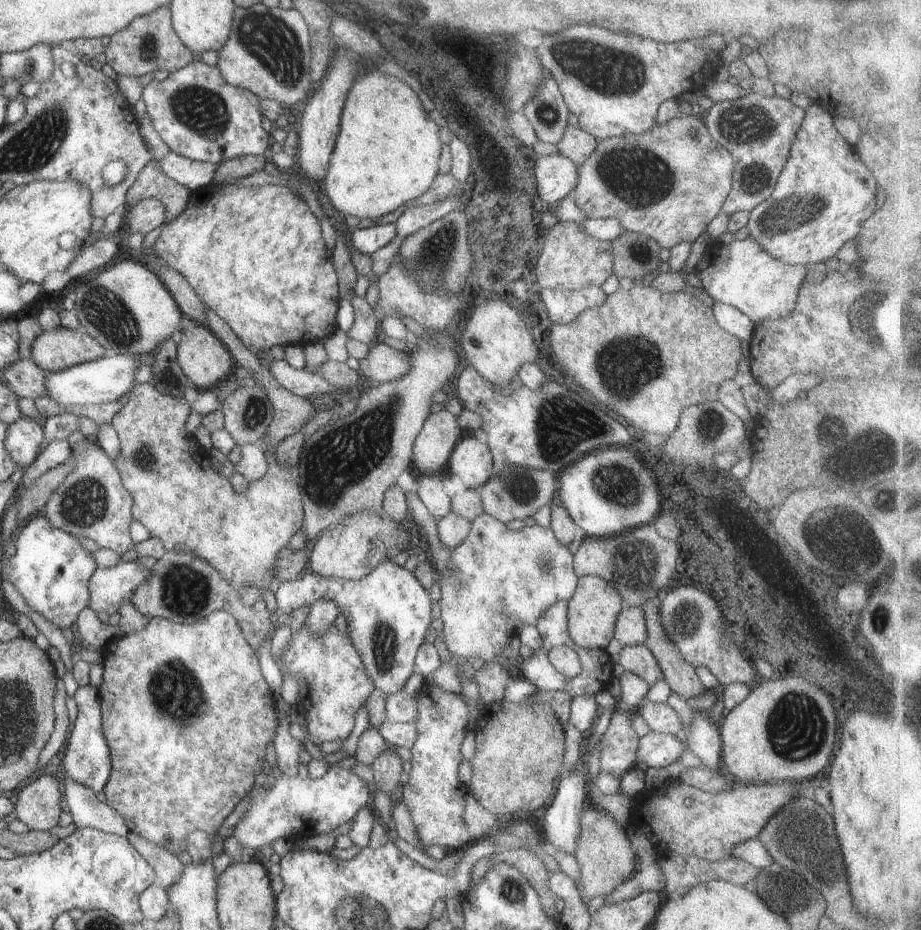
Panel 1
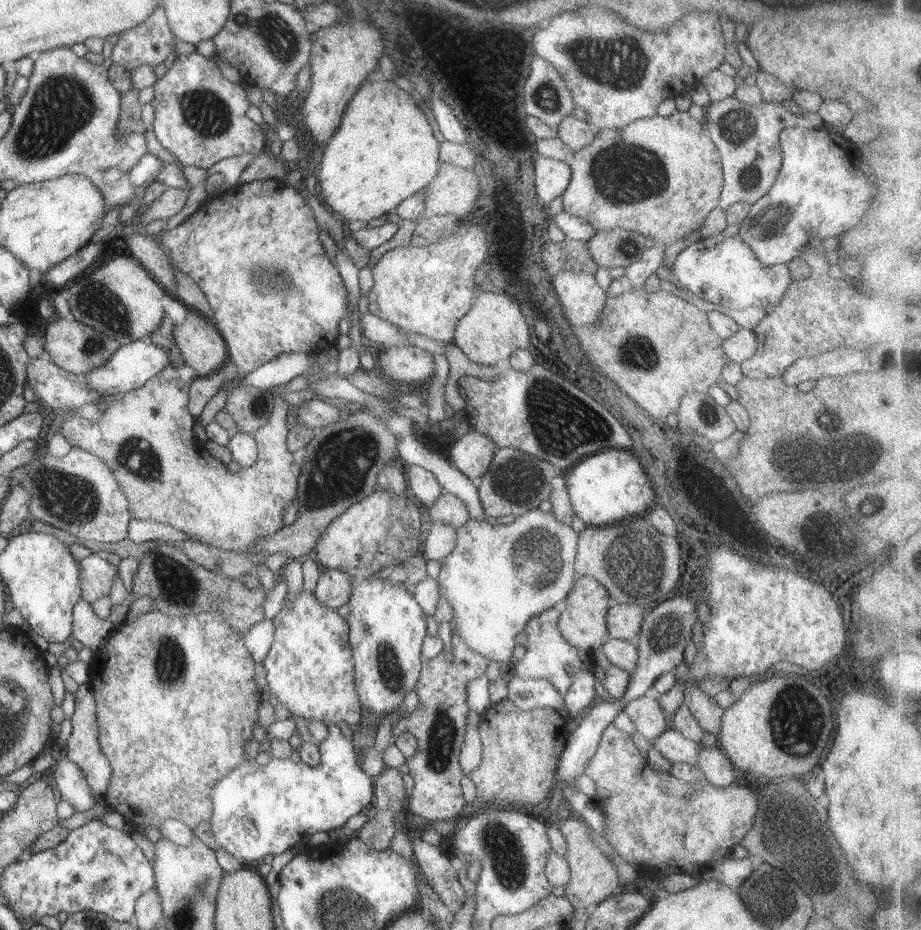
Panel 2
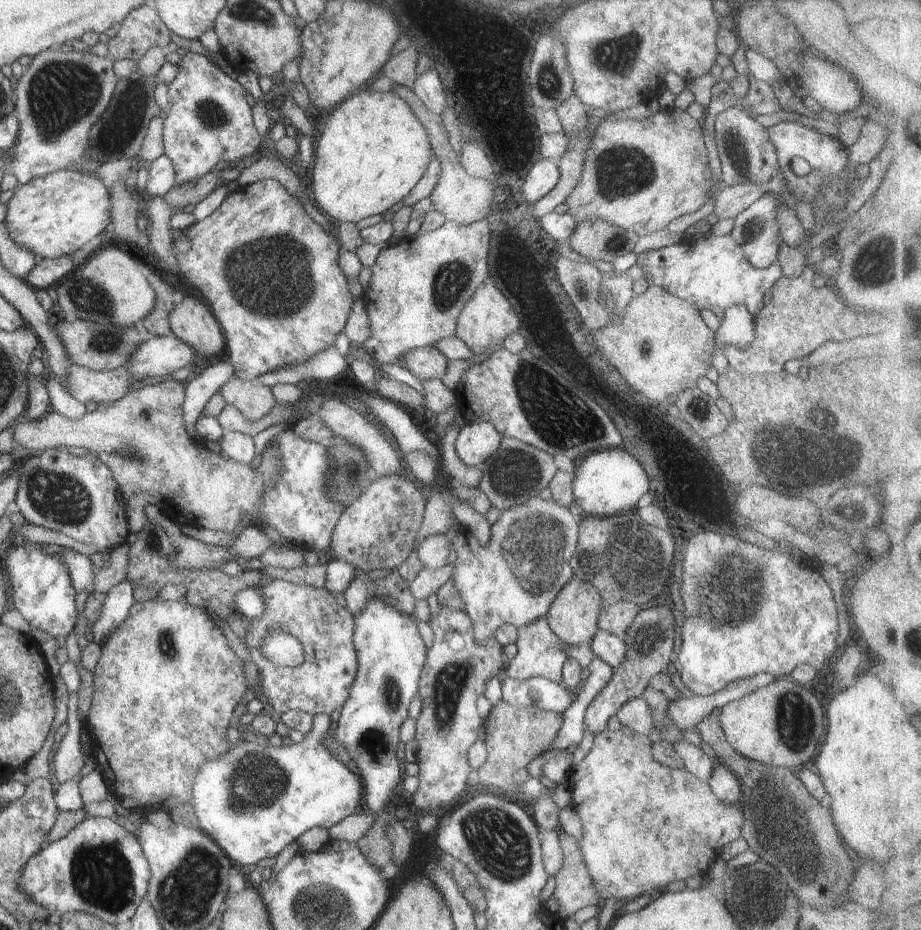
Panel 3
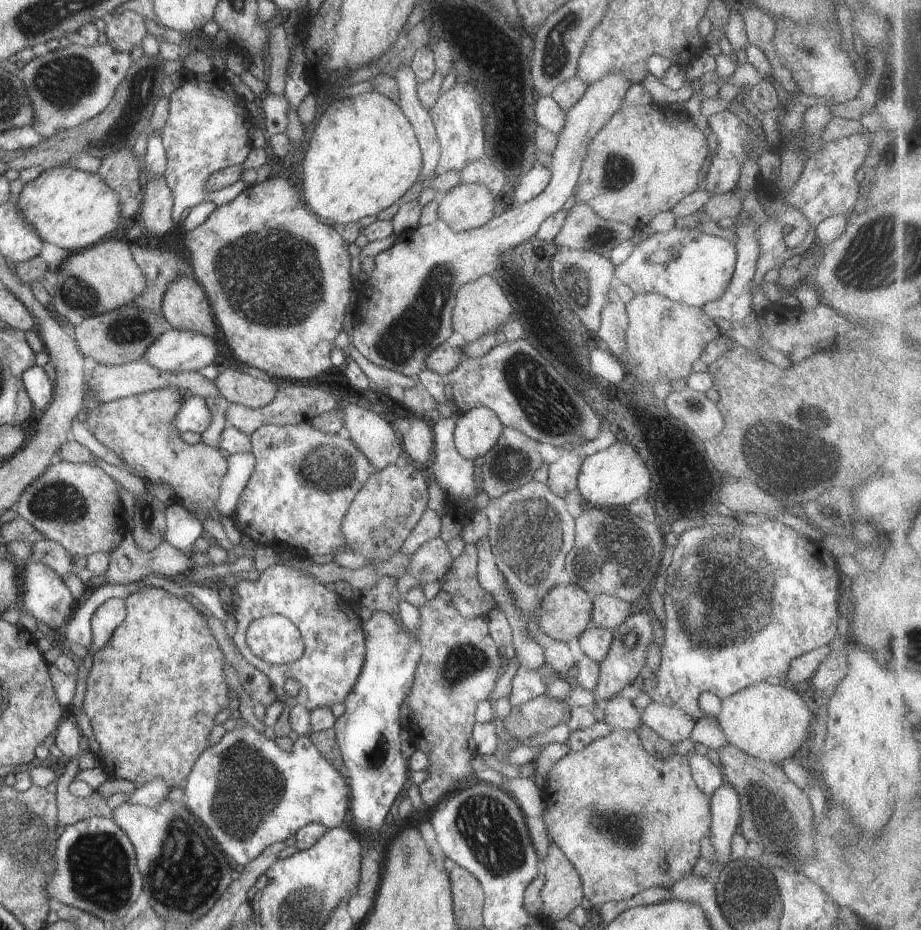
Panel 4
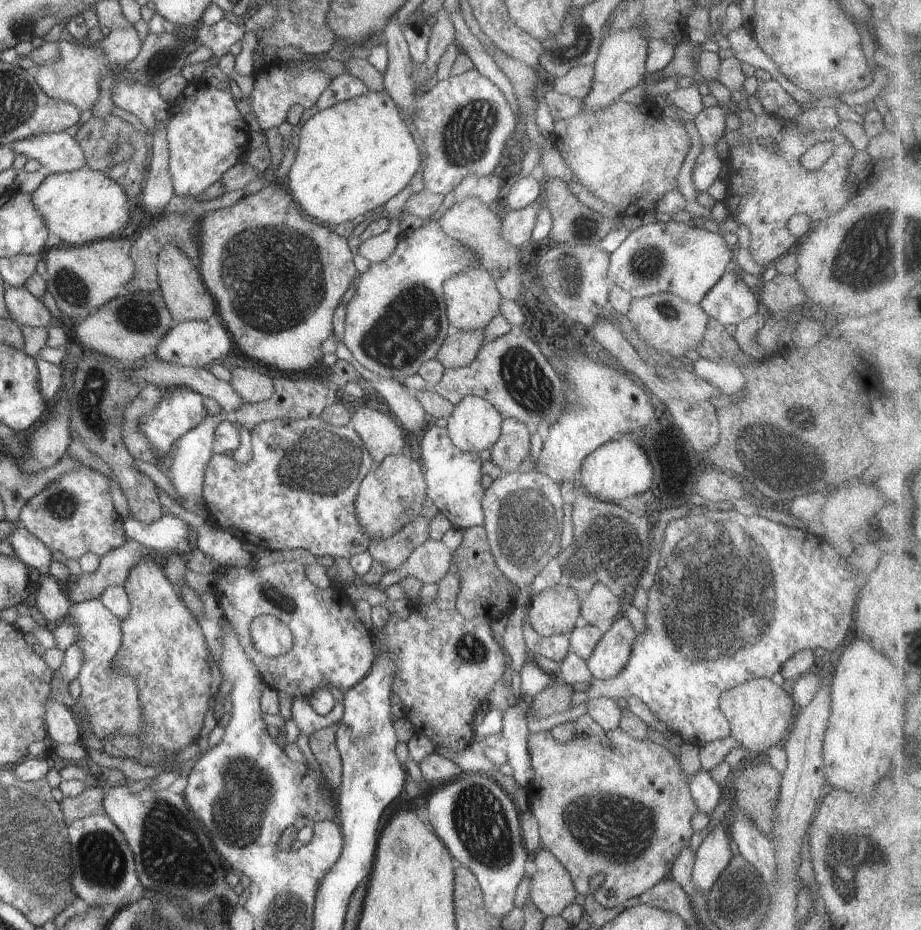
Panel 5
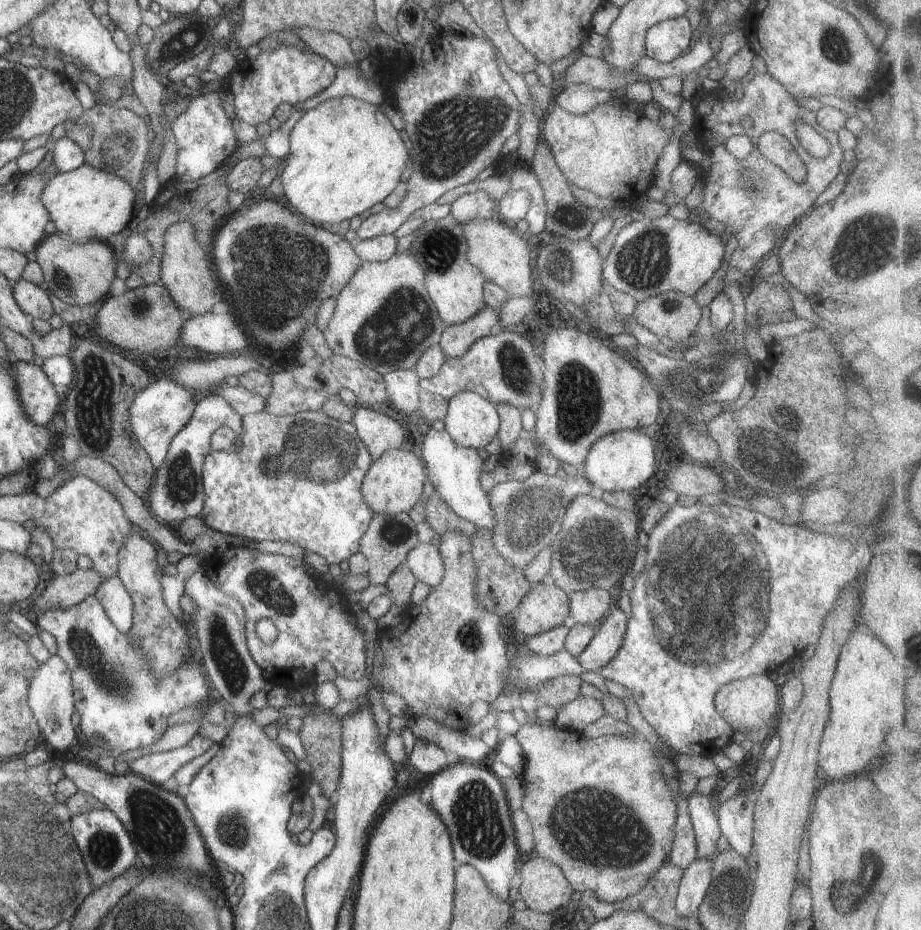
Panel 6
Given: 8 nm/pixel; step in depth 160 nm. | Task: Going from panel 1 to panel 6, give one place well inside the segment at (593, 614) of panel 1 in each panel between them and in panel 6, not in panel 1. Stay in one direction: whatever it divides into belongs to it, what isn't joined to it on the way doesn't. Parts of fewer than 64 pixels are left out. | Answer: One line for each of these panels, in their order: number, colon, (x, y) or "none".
2: (583, 624)
3: (573, 616)
4: (565, 611)
5: (555, 611)
6: (545, 607)

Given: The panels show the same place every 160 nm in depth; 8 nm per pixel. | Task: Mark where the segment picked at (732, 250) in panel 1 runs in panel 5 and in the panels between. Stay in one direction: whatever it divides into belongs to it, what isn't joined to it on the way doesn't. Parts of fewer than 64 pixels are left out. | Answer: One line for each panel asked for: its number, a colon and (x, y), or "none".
2: (724, 270)
3: (708, 271)
4: (691, 267)
5: (672, 257)

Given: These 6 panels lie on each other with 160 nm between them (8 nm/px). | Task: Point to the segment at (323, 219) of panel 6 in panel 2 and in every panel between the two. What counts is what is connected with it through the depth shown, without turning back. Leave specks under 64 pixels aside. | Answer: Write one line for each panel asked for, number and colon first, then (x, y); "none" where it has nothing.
2: (384, 151)
3: (374, 150)
4: (364, 155)
5: (352, 157)

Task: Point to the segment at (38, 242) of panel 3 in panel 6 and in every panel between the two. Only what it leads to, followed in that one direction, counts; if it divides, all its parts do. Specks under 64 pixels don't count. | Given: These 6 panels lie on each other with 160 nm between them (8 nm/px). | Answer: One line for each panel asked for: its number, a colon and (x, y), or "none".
4: (72, 209)
5: (83, 206)
6: (89, 204)

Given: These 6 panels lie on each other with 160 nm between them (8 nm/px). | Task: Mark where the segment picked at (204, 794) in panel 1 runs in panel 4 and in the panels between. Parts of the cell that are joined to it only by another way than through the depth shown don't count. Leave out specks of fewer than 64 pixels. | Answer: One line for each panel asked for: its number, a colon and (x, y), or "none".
2: (176, 699)
3: (166, 684)
4: (153, 691)

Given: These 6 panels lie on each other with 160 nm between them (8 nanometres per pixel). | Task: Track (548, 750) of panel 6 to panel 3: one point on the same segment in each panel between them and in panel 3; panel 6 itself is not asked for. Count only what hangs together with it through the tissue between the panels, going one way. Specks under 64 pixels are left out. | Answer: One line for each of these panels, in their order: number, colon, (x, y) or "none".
3: (646, 825)
4: (627, 821)
5: (643, 789)

